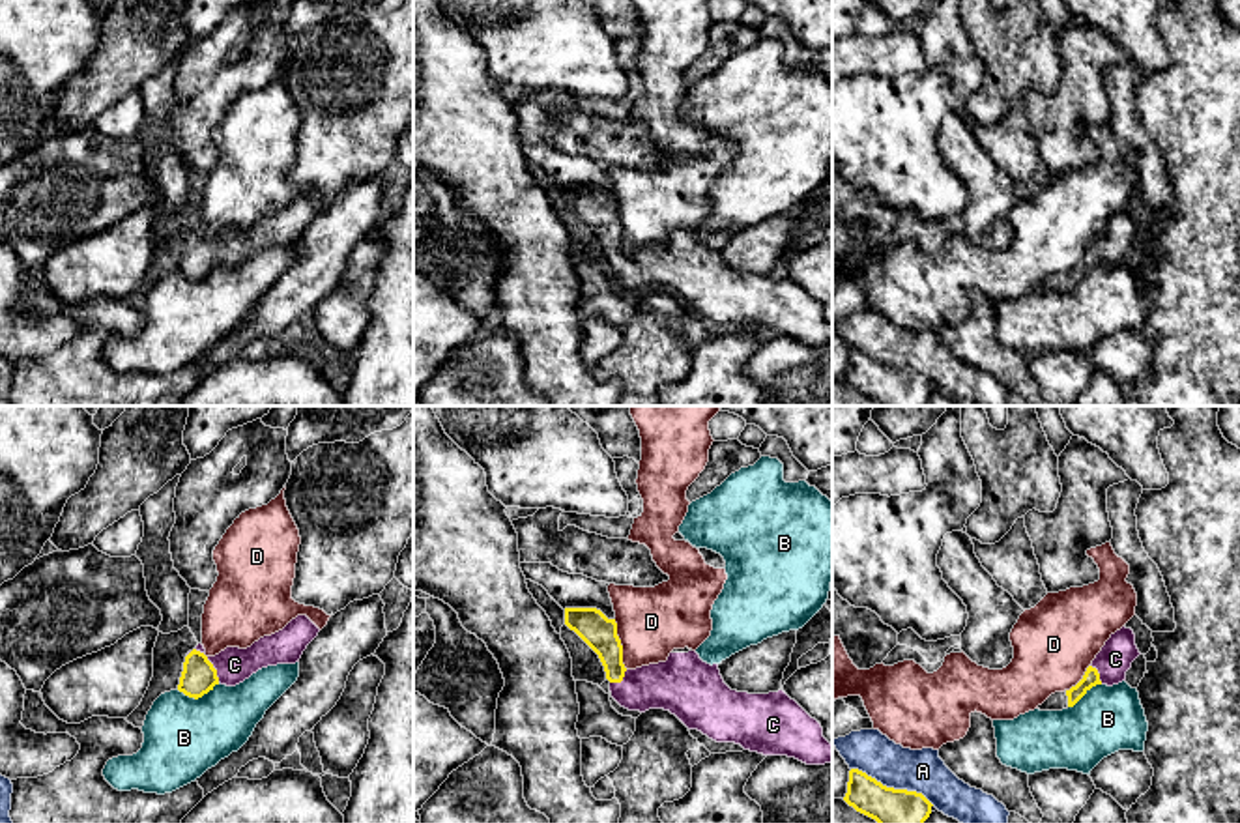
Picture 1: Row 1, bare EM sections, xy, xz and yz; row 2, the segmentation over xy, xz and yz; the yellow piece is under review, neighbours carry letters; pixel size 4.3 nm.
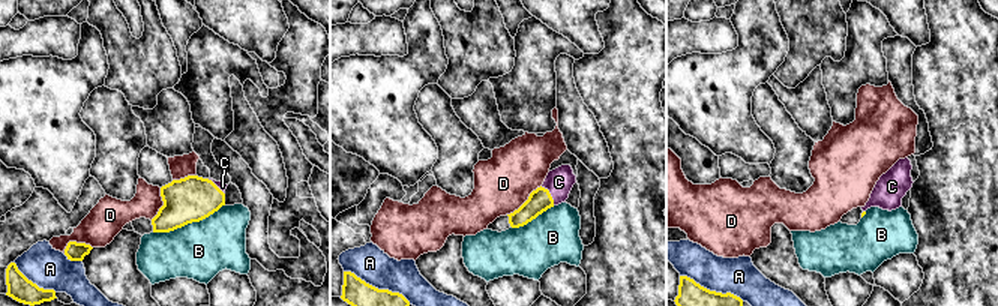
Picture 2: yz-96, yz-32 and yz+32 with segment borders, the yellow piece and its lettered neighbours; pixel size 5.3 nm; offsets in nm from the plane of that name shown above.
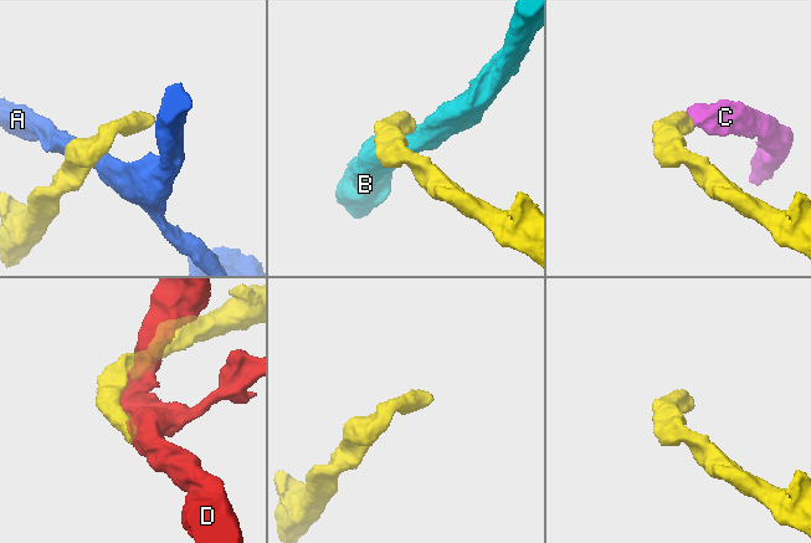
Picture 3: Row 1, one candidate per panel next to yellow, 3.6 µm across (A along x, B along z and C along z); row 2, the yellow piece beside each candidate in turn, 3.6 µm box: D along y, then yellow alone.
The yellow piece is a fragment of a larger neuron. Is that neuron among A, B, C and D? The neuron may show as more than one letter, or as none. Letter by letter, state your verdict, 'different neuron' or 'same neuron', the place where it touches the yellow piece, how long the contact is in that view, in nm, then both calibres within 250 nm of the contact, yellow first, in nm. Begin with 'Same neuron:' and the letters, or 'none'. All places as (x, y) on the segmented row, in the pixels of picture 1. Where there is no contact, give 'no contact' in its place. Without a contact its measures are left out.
Same neuron: C
A: different neuron; meets yellow in yz at (893, 788); contact 400 nm long; 160 nm thick on the yellow side, 190 nm on the other
B: different neuron; meets yellow in xy at (197, 698); contact 190 nm long; 150 nm thick on the yellow side, 340 nm on the other
C: same neuron; meets yellow in xy at (212, 664); contact 190 nm long; 150 nm thick on the yellow side, 150 nm on the other
D: different neuron; meets yellow in xz at (620, 644); contact 220 nm long; 150 nm thick on the yellow side, 300 nm on the other

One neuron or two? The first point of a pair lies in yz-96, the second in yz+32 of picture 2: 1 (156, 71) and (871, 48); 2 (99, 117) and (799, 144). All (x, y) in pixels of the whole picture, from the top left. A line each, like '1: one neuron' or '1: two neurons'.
1: two neurons
2: one neuron

